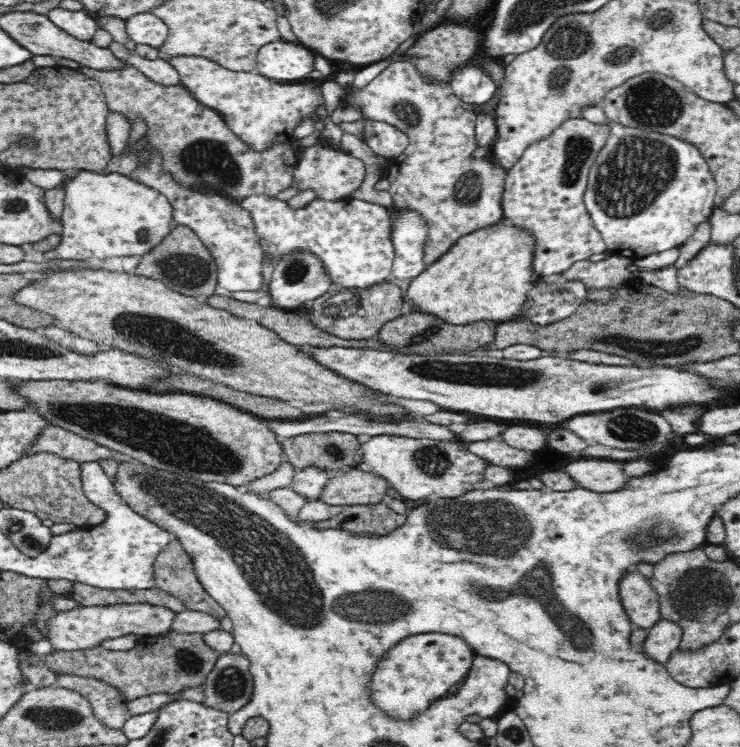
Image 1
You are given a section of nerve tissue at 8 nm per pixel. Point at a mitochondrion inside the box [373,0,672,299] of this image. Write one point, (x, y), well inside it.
(569, 42)

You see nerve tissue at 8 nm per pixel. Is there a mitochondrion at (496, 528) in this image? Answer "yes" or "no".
yes

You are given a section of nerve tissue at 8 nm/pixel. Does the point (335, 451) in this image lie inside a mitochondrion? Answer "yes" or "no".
yes

